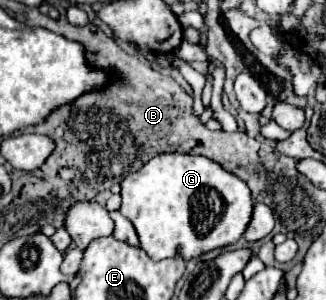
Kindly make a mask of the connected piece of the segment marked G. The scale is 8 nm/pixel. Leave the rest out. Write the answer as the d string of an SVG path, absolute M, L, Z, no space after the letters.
M158 154L122 180L120 212L134 224L142 250L152 260L182 256L186 262L216 248L236 244L252 220L254 198L248 184L218 162L192 154Z

